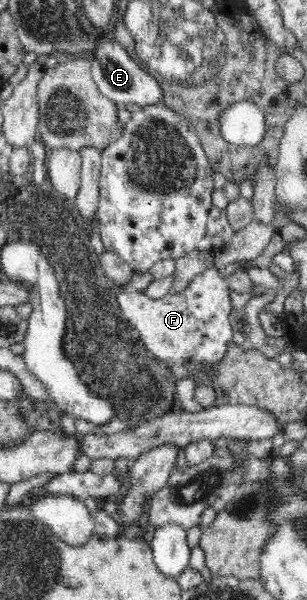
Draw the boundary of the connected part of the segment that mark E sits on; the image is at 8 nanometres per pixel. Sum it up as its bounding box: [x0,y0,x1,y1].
[90,34,162,106]

